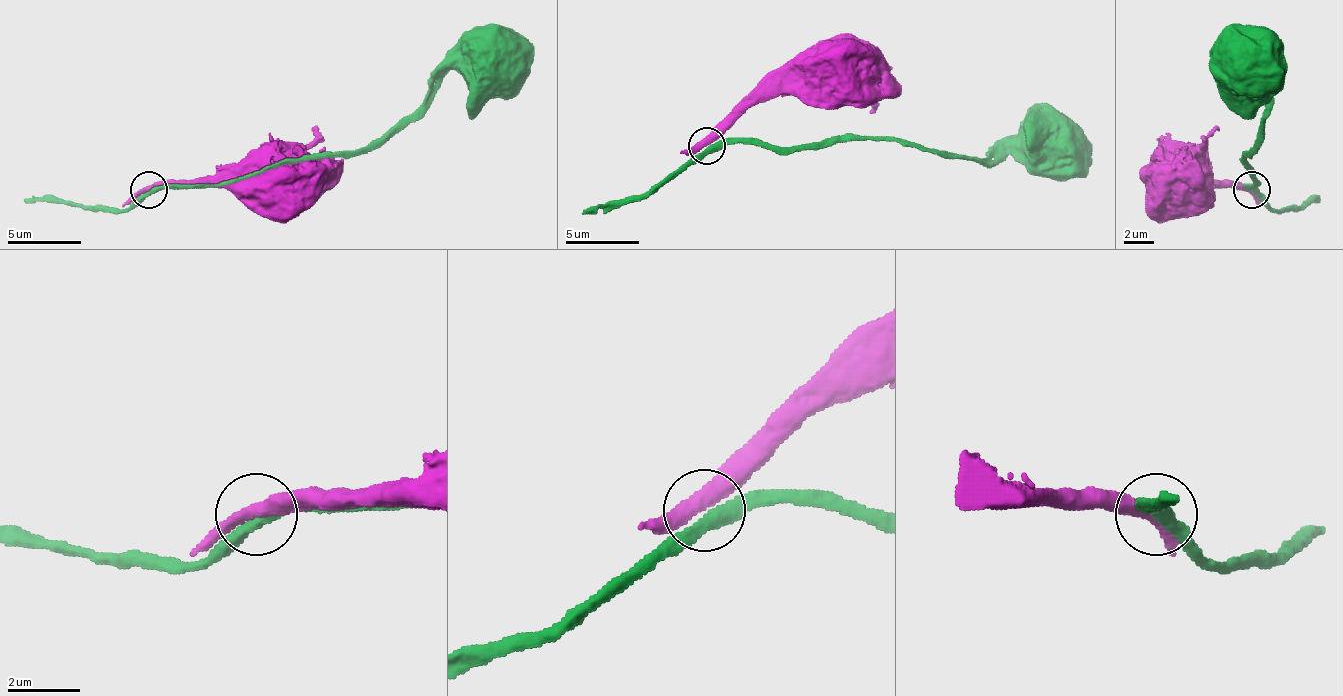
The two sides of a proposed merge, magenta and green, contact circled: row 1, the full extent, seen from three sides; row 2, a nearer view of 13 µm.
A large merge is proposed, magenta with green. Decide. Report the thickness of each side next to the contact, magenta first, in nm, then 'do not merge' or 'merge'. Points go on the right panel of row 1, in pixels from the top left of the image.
400/360 nm | do not merge

